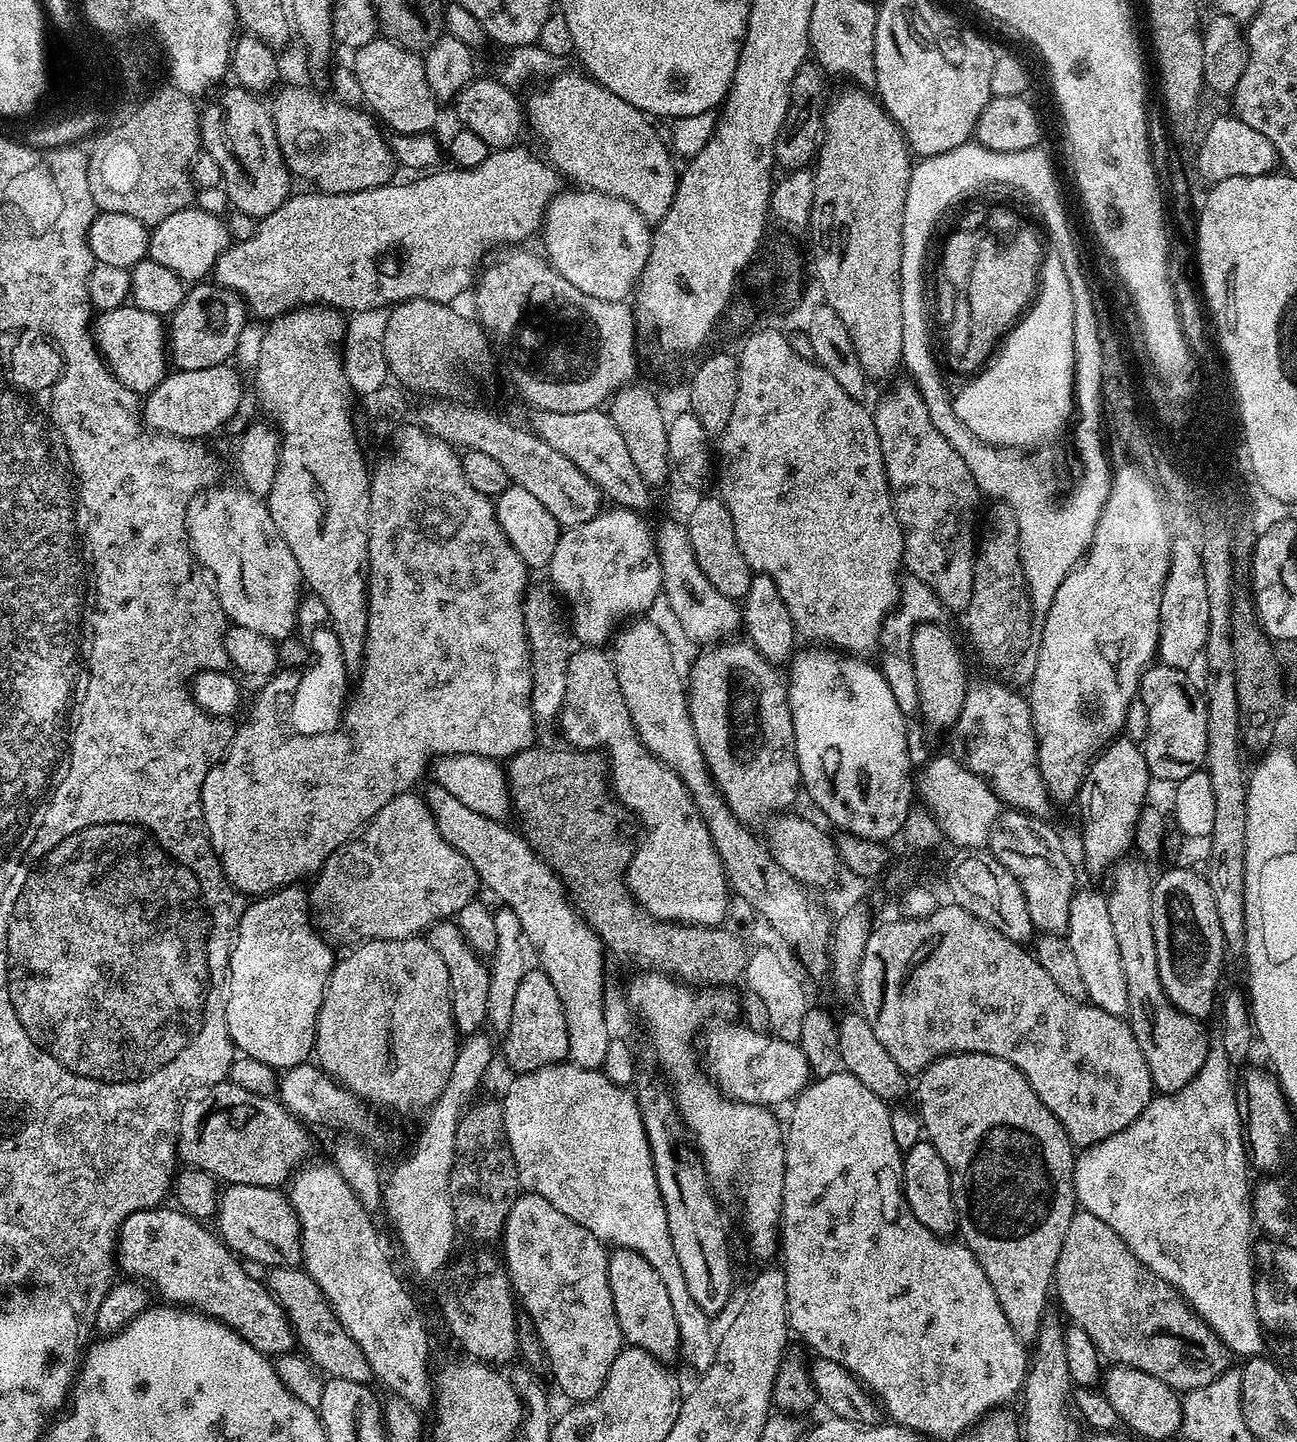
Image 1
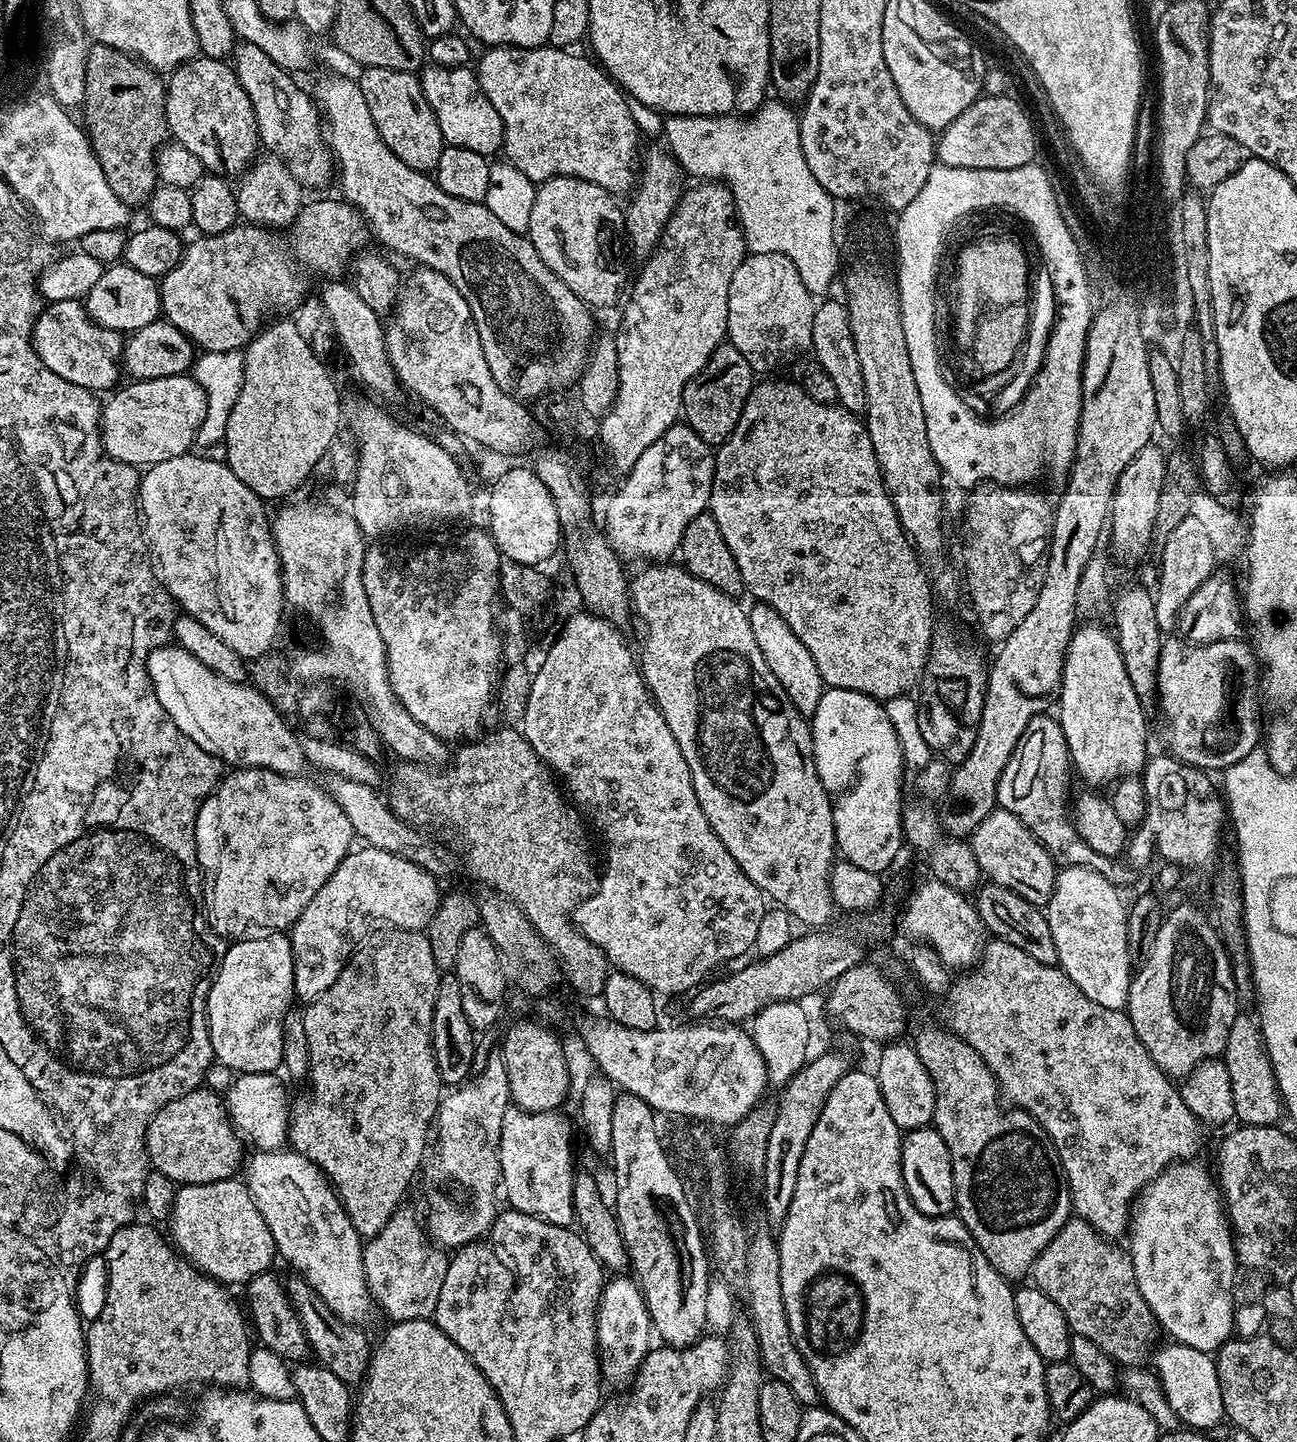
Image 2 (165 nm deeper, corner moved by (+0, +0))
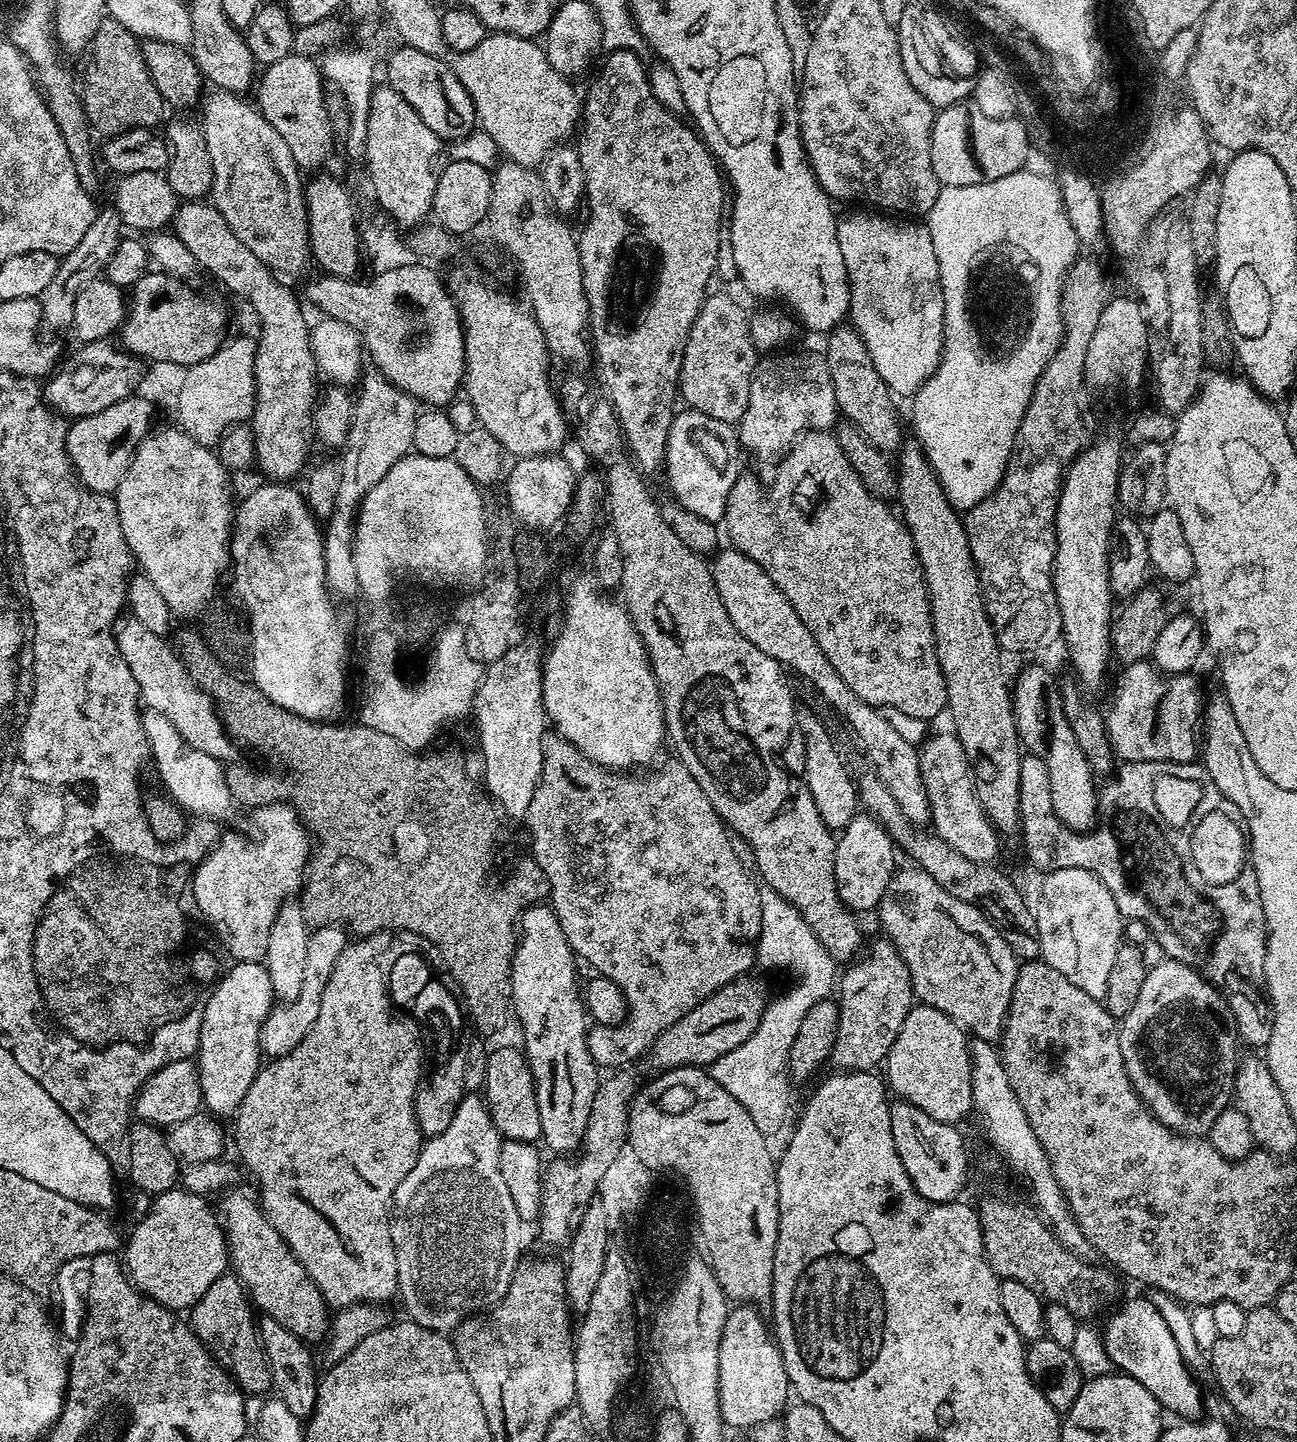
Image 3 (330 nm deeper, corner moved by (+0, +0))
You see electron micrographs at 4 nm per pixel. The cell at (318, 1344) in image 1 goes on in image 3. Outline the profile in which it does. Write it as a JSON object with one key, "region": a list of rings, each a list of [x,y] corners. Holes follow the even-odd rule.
{"region":[[[225,1274],[218,1277],[214,1286],[210,1286],[199,1302],[192,1305],[190,1323],[205,1348],[231,1373],[241,1392],[251,1394],[272,1388],[272,1371],[268,1369],[266,1350],[260,1341],[258,1316],[247,1288],[237,1276]]]}

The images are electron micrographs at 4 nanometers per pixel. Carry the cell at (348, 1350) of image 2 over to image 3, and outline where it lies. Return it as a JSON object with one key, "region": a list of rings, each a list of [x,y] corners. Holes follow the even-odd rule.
{"region":[[[228,1190],[223,1193],[222,1197],[224,1197],[224,1201],[221,1202],[221,1209],[219,1208],[219,1211],[222,1213],[222,1223],[226,1229],[226,1235],[228,1238],[228,1254],[230,1257],[231,1267],[234,1269],[234,1275],[244,1283],[244,1287],[247,1288],[249,1297],[257,1309],[262,1308],[260,1310],[263,1313],[274,1317],[275,1320],[279,1320],[281,1324],[285,1324],[285,1326],[288,1327],[295,1336],[299,1336],[300,1339],[305,1342],[313,1342],[312,1340],[320,1339],[320,1341],[323,1341],[325,1337],[329,1335],[330,1331],[330,1314],[328,1316],[328,1312],[330,1313],[330,1305],[327,1303],[327,1301],[324,1300],[324,1295],[320,1293],[320,1290],[315,1281],[312,1280],[310,1274],[308,1274],[302,1266],[302,1262],[298,1262],[298,1258],[295,1256],[295,1254],[293,1254],[291,1246],[288,1245],[286,1241],[284,1241],[282,1234],[278,1234],[278,1230],[274,1230],[274,1226],[266,1218],[266,1214],[264,1213],[263,1208],[260,1207],[259,1203],[257,1203],[253,1197],[251,1200],[251,1198],[248,1197],[244,1192],[230,1191],[234,1190]]]}

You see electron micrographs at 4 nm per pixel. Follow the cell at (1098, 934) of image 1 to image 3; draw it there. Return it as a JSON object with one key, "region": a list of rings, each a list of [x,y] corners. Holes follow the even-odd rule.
{"region":[[[1068,867],[1047,873],[1035,907],[1041,959],[1090,997],[1105,999],[1117,950],[1123,943],[1124,917],[1113,895],[1093,872]]]}

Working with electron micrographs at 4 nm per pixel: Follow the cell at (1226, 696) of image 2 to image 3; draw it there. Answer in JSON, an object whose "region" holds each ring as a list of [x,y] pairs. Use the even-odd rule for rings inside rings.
{"region":[[[1152,662],[1129,664],[1123,669],[1124,681],[1116,692],[1112,709],[1107,709],[1106,723],[1112,749],[1121,761],[1174,762],[1191,764],[1197,759],[1196,723],[1201,723],[1206,696],[1200,693],[1195,675],[1168,676]]]}

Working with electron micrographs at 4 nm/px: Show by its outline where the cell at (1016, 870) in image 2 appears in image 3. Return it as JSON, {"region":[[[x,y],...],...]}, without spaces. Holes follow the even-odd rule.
{"region":[[[955,734],[936,736],[925,748],[919,749],[920,769],[924,775],[930,805],[930,824],[935,835],[941,836],[958,854],[966,854],[979,864],[992,864],[1000,852],[1001,833],[984,813],[976,796],[976,780],[968,765],[966,750]]]}

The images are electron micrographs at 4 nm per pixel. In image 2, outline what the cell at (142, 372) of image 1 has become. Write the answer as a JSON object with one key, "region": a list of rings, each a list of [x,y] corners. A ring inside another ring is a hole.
{"region":[[[79,300],[51,302],[41,307],[32,328],[32,345],[44,365],[54,370],[58,378],[66,378],[66,382],[74,382],[74,386],[82,386],[97,394],[117,387],[116,379],[122,376],[124,342],[121,333],[91,320],[88,309]]]}

